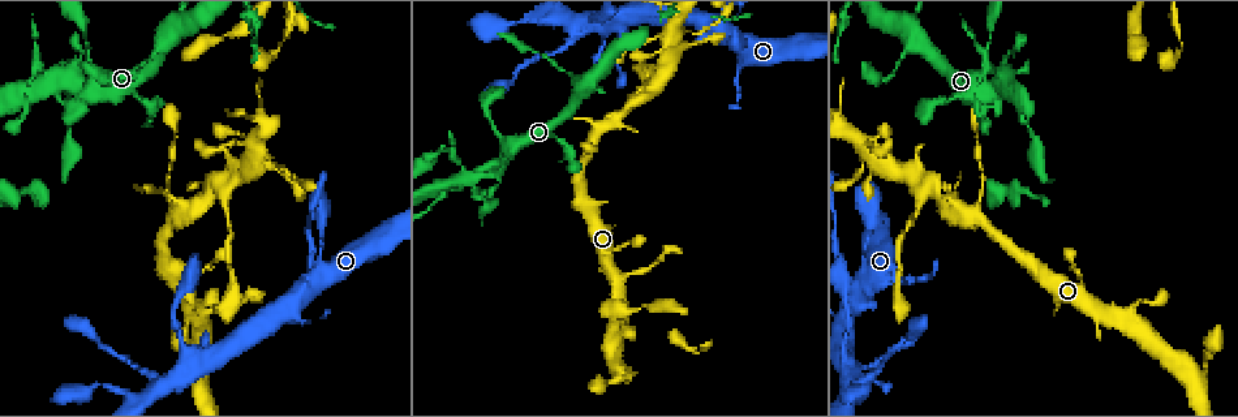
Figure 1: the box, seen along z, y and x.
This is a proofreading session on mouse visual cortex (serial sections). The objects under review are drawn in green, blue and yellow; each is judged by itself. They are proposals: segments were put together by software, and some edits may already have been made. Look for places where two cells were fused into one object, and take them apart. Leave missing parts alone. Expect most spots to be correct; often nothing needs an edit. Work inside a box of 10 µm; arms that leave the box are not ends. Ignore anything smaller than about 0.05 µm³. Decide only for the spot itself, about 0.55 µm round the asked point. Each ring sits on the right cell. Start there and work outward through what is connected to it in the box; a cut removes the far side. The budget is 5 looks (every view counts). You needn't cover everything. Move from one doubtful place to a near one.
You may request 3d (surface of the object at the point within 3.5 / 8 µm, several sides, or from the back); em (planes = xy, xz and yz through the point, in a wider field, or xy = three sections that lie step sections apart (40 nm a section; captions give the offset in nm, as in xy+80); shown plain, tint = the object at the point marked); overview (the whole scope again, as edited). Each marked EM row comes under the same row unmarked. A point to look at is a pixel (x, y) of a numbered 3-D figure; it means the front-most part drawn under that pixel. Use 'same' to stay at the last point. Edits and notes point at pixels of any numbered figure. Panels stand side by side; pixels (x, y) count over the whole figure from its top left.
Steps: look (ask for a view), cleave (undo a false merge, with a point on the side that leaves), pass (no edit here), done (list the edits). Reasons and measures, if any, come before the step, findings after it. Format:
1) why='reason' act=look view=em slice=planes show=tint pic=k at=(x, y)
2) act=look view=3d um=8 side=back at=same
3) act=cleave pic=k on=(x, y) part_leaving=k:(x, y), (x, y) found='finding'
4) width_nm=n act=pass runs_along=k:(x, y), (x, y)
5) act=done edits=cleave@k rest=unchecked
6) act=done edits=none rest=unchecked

why='arms part here' act=look view=3d um=8 pic=1 at=(310, 293)

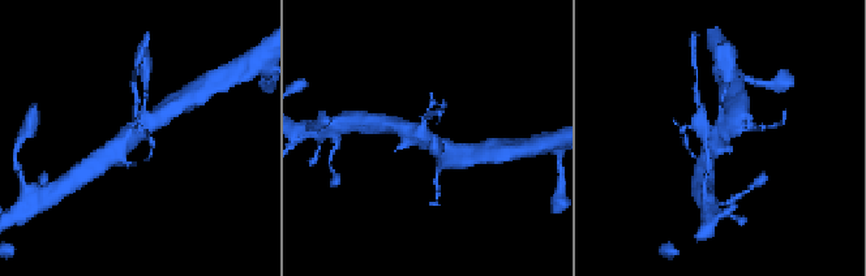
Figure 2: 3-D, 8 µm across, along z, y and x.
act=look view=em slice=xy step=3 show=tint at=same

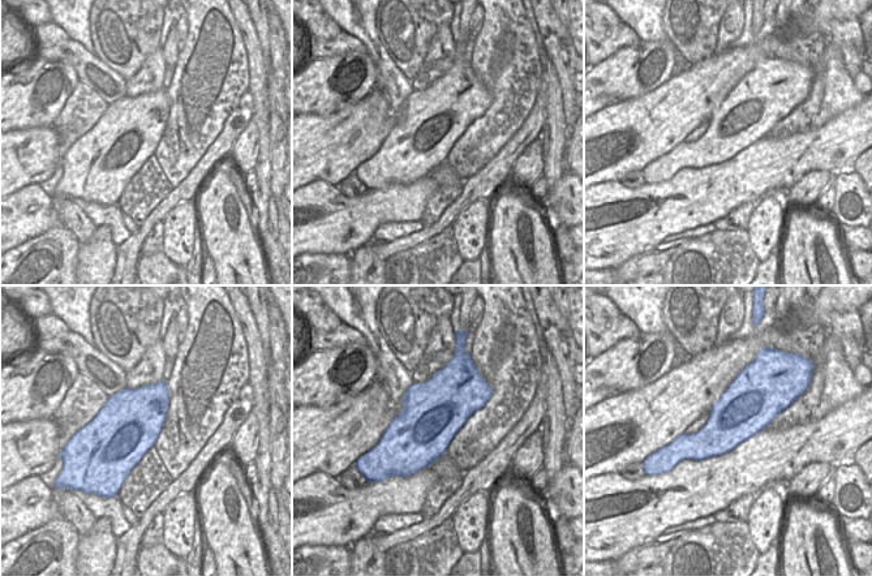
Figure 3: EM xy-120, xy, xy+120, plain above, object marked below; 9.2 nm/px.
width_nm=550 act=cleave pic=2 on=(134, 108) part_leaving=2:(131, 133), (136, 108), (134, 83) found='two cells meet here'

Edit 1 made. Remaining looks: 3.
why='small branch off a trunk' act=look view=3d um=3.5 pic=1 at=(975, 216)

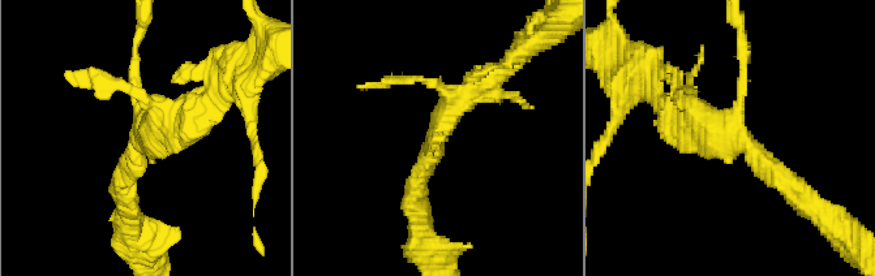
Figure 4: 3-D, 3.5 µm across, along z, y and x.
arms=3 arm_widths_nm=100,250,300 act=look view=em slice=xy step=3 show=tint pic=4 at=(140, 134)

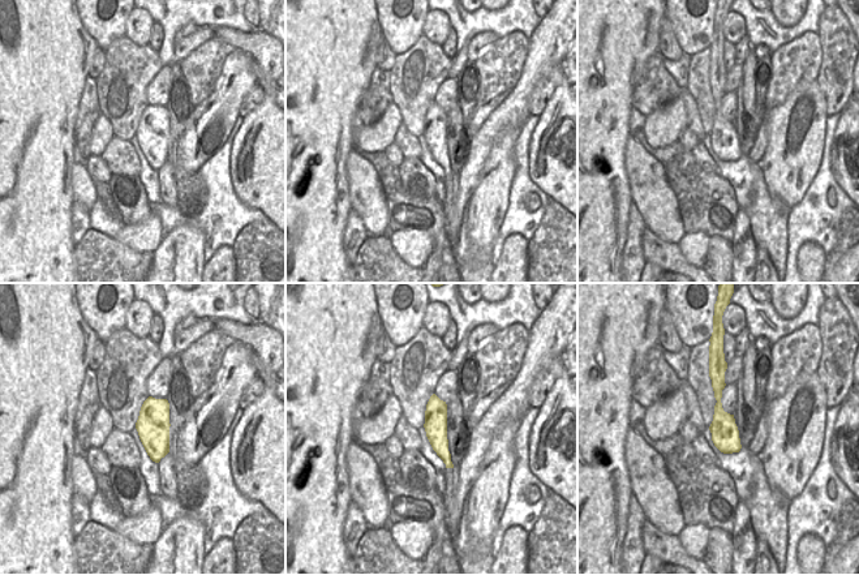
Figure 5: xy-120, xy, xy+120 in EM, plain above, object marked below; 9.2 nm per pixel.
act=pass runs_along=5:(716, 374), (718, 412), (735, 449) found='one cell here'

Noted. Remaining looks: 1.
act=done edits=cleave@2 rest=unchecked

